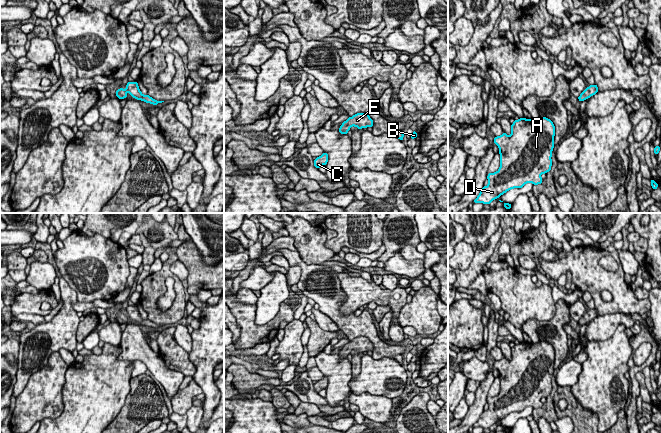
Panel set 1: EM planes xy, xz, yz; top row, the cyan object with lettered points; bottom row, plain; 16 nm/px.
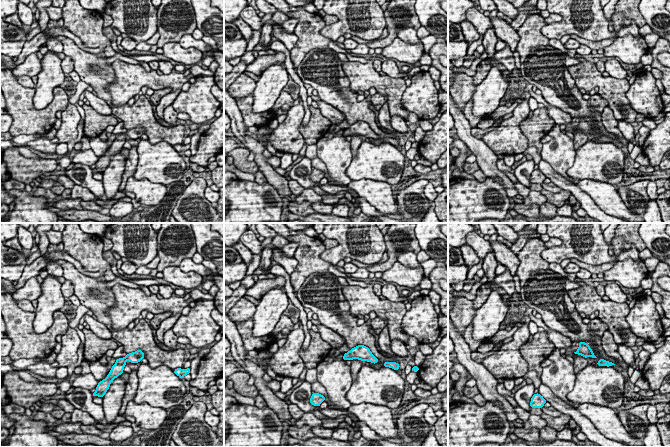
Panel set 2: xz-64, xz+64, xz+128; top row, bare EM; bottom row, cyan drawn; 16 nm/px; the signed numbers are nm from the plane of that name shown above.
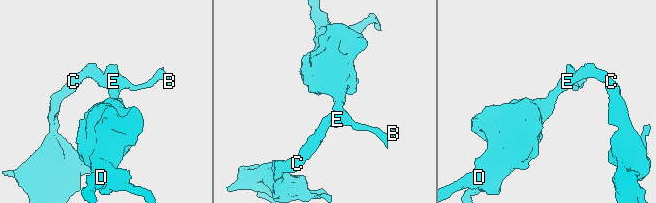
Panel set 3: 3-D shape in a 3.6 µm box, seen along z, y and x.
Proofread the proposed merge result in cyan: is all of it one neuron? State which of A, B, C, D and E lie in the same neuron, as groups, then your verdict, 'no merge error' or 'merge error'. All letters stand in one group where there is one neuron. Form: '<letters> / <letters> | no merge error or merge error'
A B C D E | no merge error

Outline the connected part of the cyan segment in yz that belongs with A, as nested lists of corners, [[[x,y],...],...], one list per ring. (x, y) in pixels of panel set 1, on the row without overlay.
[[[546,341],[537,343],[519,342],[511,348],[511,359],[503,356],[494,362],[500,375],[500,392],[495,397],[488,397],[488,409],[484,410],[473,427],[490,428],[496,422],[513,412],[522,412],[526,407],[541,408],[541,398],[546,398],[552,390],[552,374],[554,372],[555,350]]]

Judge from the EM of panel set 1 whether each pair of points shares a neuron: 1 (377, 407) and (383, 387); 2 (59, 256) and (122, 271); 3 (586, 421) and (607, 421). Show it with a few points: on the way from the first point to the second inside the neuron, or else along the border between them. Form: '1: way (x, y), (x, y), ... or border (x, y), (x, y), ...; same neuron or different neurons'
1: border (357, 393), (384, 395), (391, 400); different neurons
2: way (75, 258), (98, 259), (106, 265); same neuron
3: border (580, 405), (594, 412), (597, 415), (598, 422); different neurons

